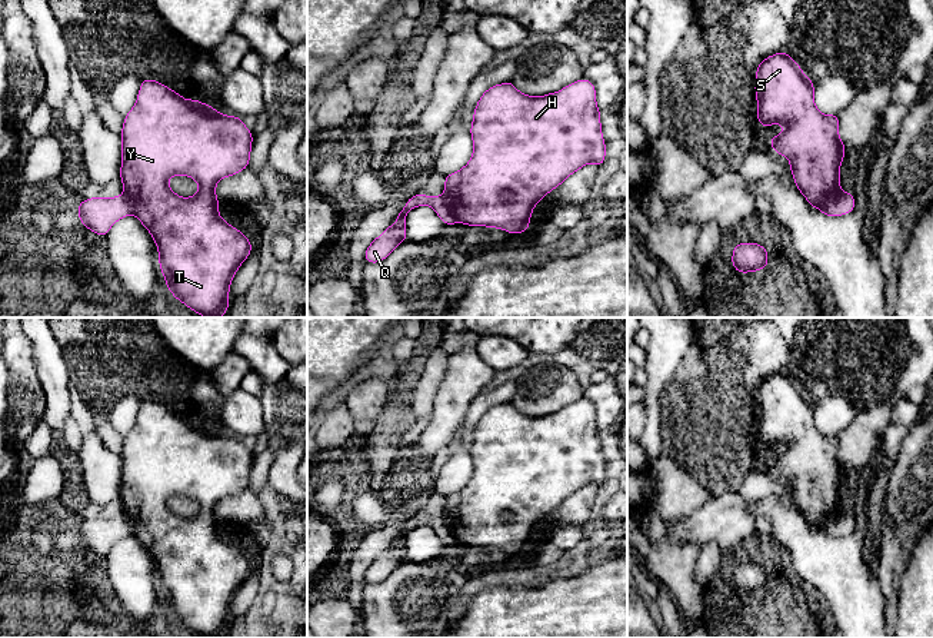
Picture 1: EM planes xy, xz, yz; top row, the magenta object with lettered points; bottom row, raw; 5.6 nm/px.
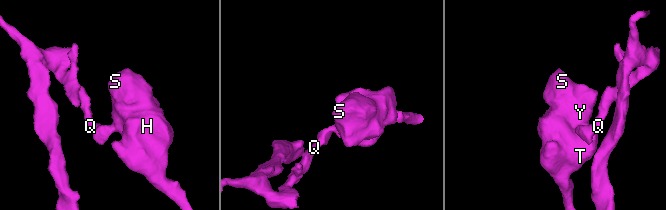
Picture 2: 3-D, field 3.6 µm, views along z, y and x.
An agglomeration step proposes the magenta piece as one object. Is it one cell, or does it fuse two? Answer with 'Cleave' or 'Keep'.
Cleave

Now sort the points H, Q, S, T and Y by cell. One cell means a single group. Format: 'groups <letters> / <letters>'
groups H S T Y / Q

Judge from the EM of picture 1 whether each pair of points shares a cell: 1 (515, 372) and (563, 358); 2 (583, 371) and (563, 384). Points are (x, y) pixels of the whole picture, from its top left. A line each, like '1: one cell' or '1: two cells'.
1: one cell
2: two cells

